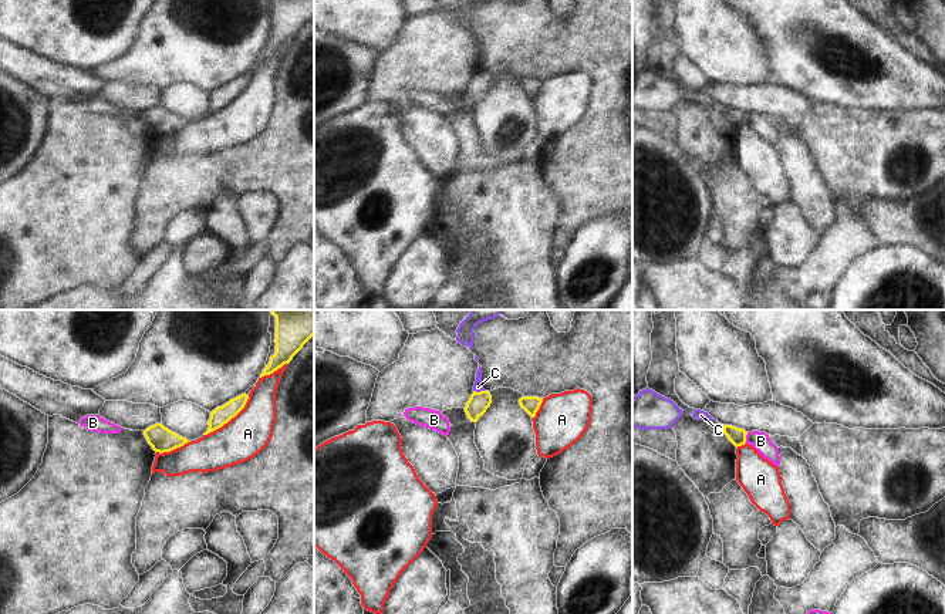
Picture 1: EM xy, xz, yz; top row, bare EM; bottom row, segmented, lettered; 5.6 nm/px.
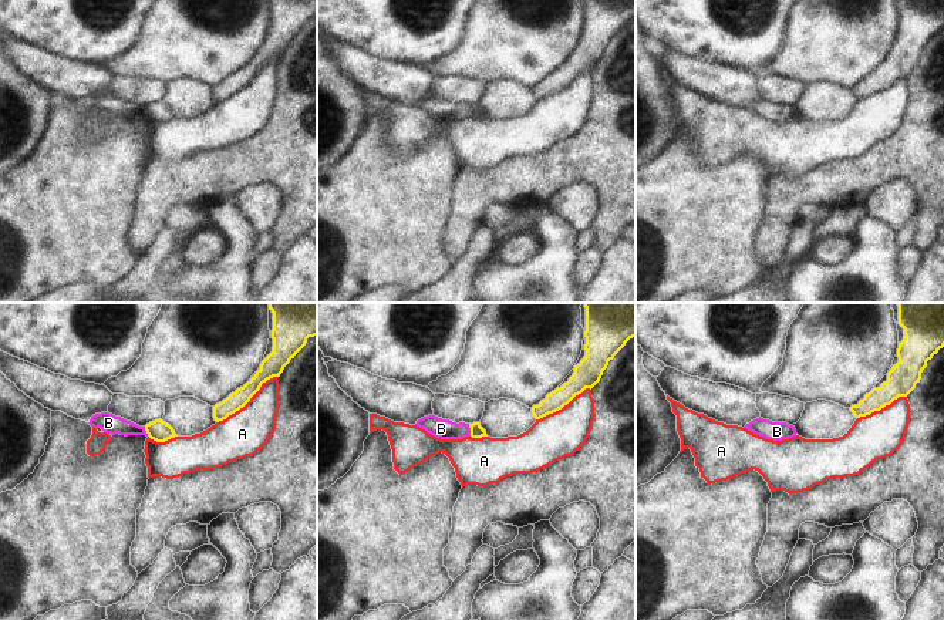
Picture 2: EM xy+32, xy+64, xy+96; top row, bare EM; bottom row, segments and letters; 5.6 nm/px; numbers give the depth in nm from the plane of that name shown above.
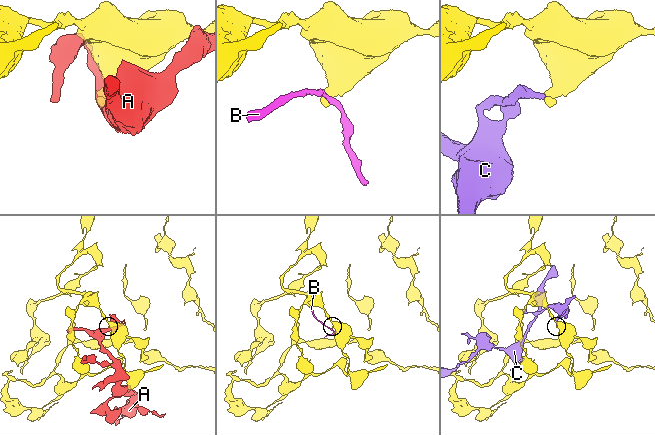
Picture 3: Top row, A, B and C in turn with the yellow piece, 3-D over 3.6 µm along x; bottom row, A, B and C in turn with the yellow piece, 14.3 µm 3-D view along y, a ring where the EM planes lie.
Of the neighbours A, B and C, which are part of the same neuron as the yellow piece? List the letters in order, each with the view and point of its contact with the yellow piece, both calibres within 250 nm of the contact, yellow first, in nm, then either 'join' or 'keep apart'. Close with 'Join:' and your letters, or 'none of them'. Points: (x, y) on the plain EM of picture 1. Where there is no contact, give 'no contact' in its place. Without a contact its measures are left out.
A: xy (229, 101) | 100/240 nm | keep apart
B: yz (745, 120) | 100/110 nm | keep apart
C: xz (481, 73) | 120/60 nm | keep apart
Join: none of them

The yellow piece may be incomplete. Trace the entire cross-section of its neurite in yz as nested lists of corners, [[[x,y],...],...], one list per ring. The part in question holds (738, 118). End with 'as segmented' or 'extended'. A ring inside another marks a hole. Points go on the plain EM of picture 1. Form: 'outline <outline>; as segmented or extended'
outline [[[723,107],[722,114],[728,118],[728,121],[738,129],[746,125],[746,117],[747,114],[745,111],[732,108],[732,107]]]; as segmented

